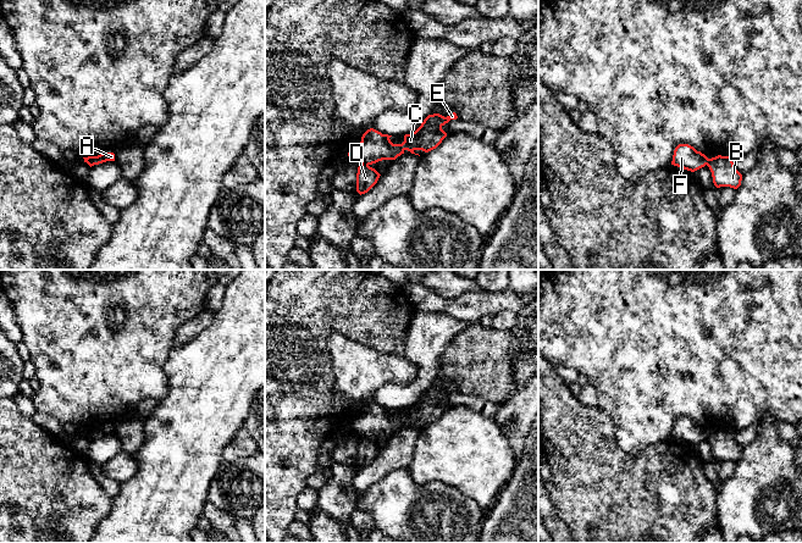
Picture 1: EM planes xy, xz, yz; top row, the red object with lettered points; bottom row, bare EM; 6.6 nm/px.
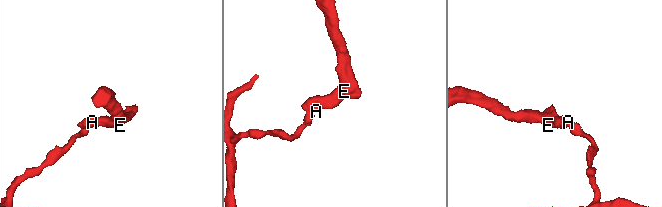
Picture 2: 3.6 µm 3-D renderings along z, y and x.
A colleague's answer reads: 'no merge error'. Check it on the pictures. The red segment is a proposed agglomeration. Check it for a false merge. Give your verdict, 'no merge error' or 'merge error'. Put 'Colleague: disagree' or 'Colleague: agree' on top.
Colleague: disagree
merge error

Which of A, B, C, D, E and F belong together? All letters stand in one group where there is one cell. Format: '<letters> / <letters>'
A C E F / B D

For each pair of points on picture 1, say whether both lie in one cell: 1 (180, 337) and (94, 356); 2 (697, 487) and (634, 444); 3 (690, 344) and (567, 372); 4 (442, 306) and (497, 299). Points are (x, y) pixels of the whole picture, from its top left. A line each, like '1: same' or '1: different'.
1: different
2: different
3: different
4: same

